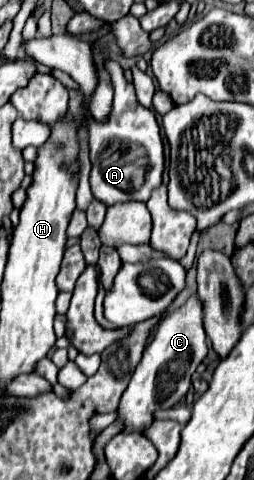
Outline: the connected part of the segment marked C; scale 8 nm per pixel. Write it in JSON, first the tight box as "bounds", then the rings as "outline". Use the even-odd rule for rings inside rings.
{"bounds":[119,295,207,431],"outline":[[[191,295],[185,305],[169,311],[151,343],[143,351],[143,359],[137,365],[127,391],[121,397],[119,403],[119,419],[125,421],[127,431],[145,431],[153,423],[153,411],[157,409],[169,409],[175,403],[179,403],[185,393],[189,391],[191,377],[197,369],[197,365],[207,355],[207,335],[203,331],[203,305],[197,295]]]}

